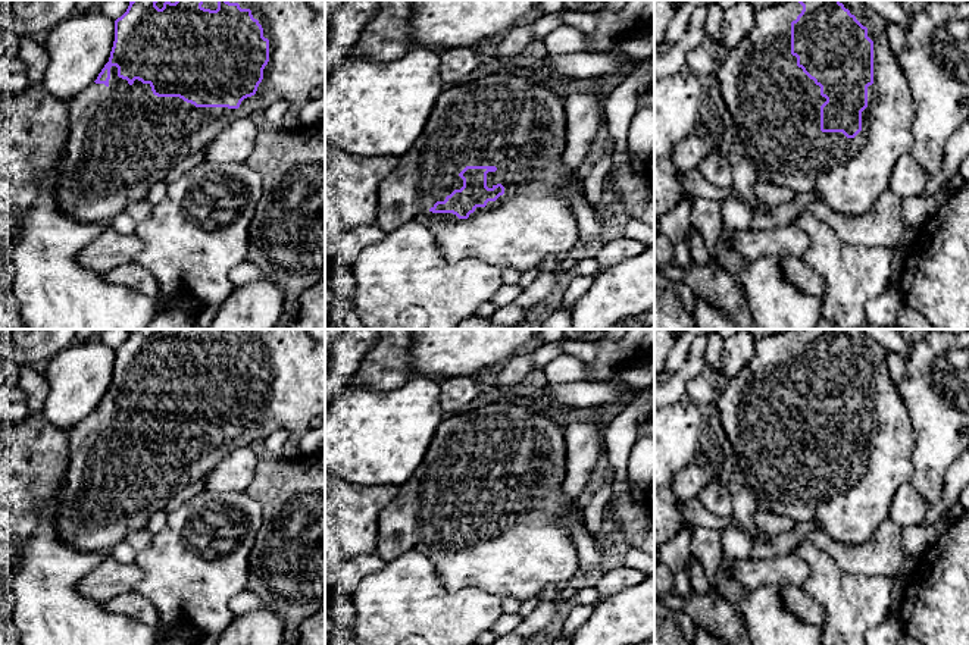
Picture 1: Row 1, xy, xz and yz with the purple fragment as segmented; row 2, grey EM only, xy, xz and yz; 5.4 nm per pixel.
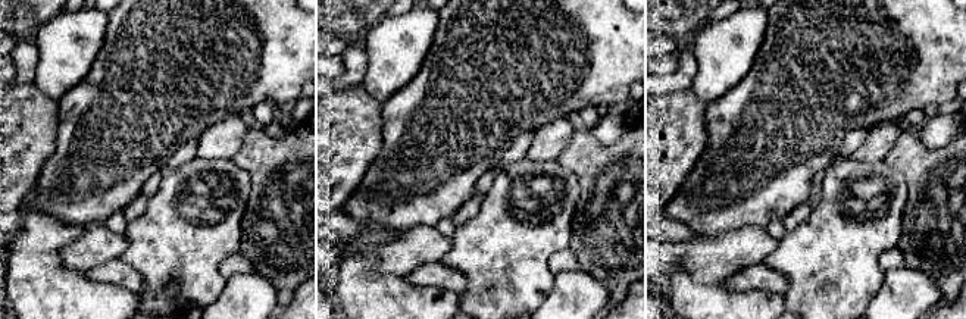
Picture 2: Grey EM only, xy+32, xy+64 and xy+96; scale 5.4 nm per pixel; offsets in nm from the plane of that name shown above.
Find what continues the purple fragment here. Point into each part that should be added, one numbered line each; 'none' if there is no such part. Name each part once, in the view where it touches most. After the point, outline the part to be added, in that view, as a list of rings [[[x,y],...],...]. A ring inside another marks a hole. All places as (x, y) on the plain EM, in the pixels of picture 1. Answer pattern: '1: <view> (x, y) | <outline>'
1: yz (775, 437) | [[[797,329],[756,338],[753,357],[719,392],[715,407],[734,451],[732,464],[741,470],[762,508],[791,517],[794,523],[816,522],[834,541],[854,547],[869,542],[890,519],[894,492],[910,482],[915,432],[888,370],[888,350],[862,329],[840,332],[868,357],[873,370],[873,413],[868,416],[862,460],[854,467],[820,460],[820,435],[826,428],[791,383],[791,351],[803,339]]]

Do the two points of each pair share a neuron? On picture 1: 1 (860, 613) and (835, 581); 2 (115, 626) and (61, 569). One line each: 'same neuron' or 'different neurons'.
1: same neuron
2: same neuron

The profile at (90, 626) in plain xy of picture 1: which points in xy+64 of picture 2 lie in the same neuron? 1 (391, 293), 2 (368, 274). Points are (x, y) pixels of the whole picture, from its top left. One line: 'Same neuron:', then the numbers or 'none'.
Same neuron: 1, 2

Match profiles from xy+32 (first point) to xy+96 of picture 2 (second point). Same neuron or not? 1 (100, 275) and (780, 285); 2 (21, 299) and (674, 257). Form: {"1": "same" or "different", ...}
{"1": "same", "2": "different"}

